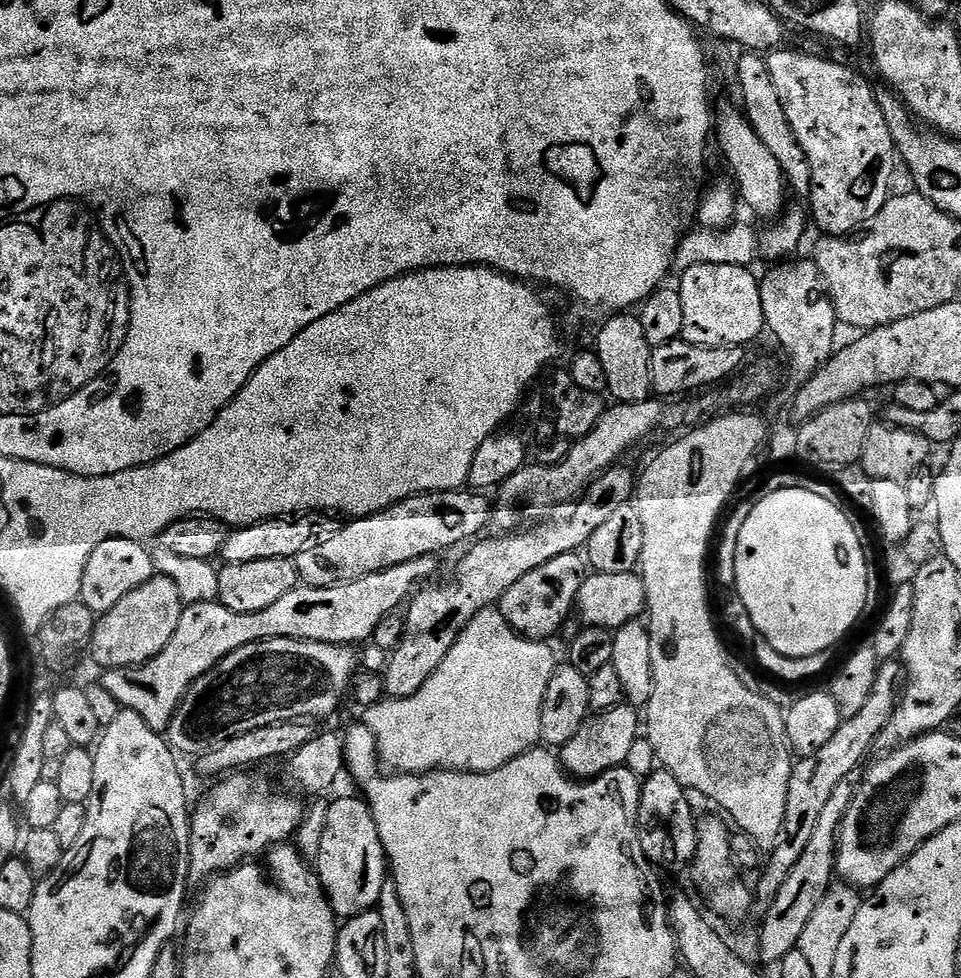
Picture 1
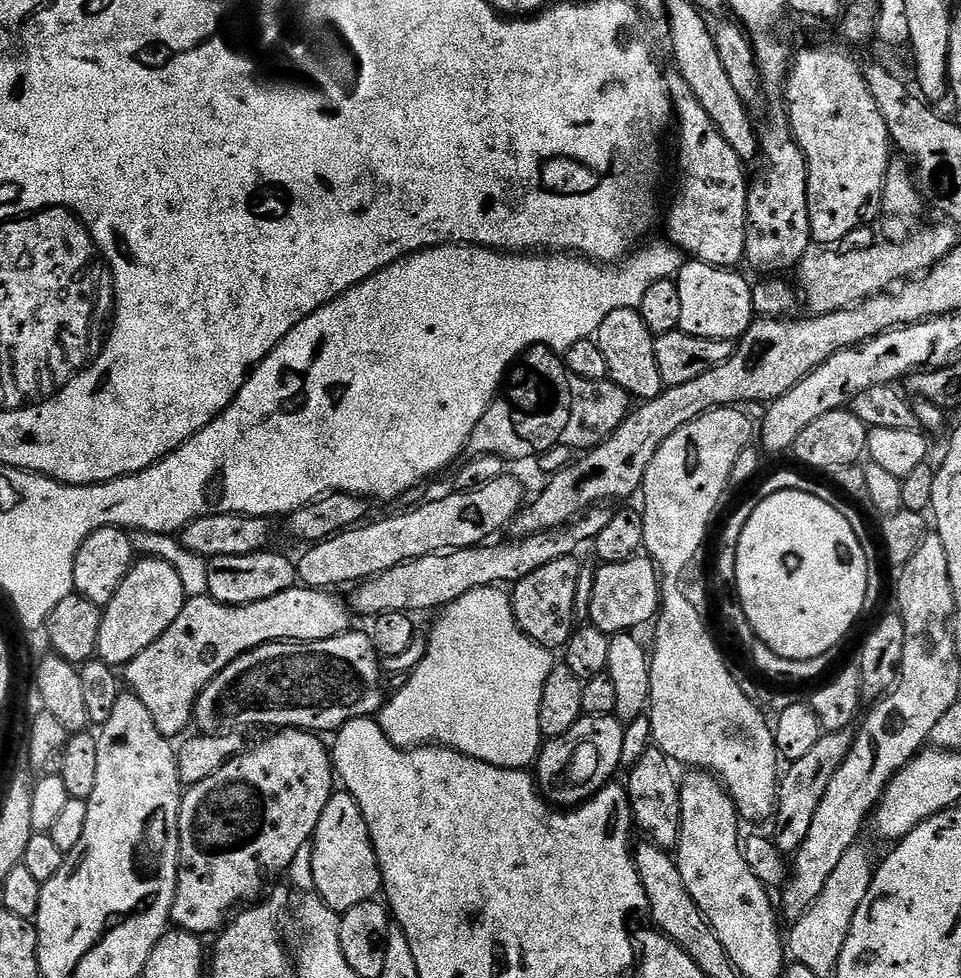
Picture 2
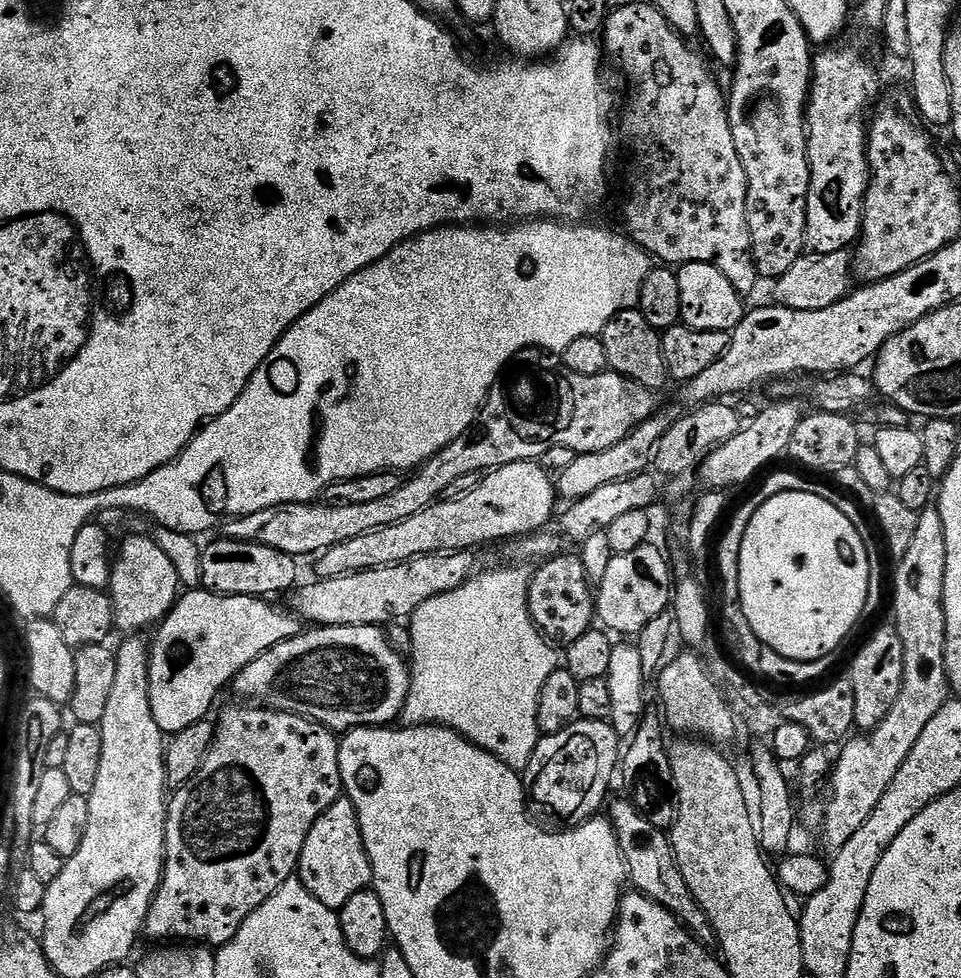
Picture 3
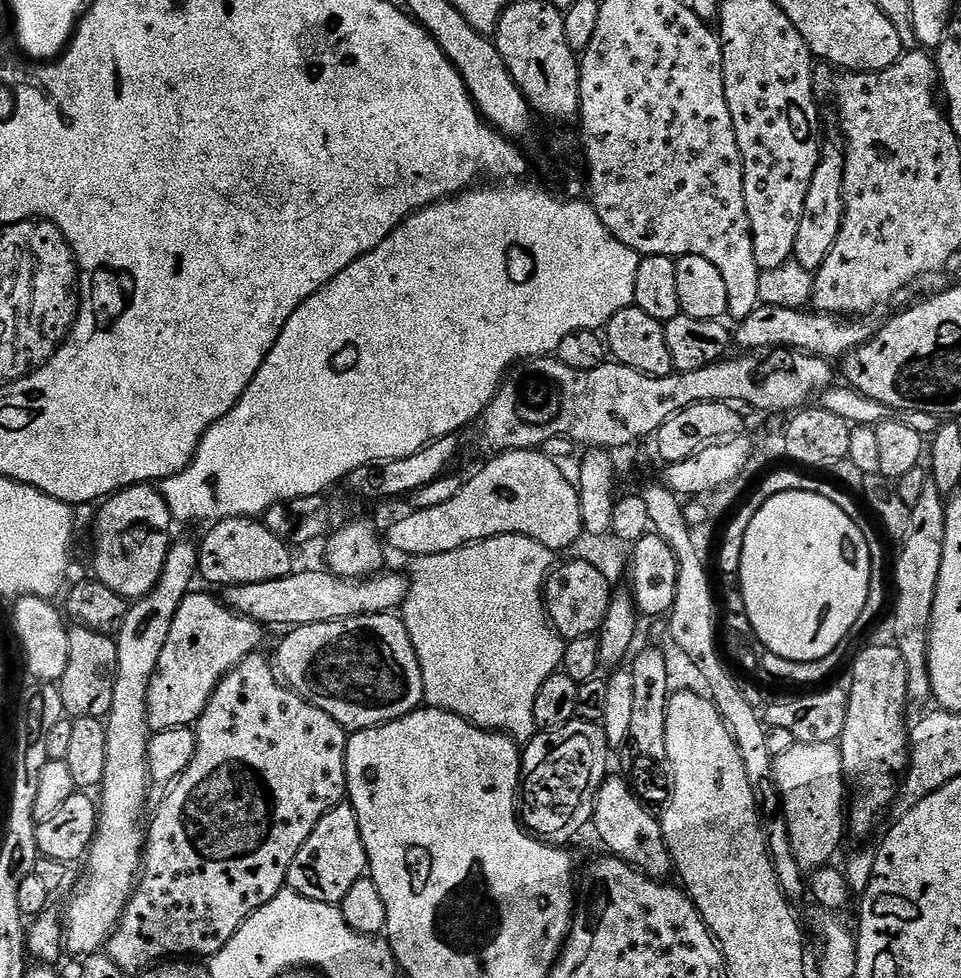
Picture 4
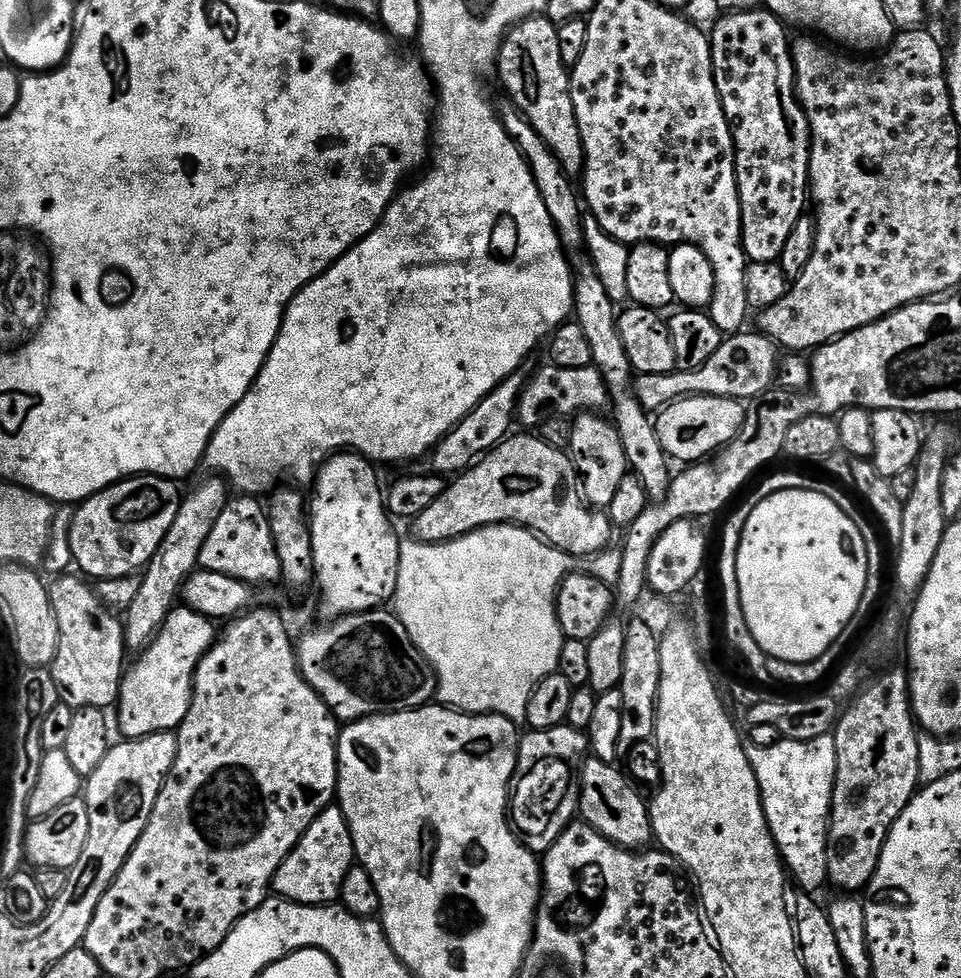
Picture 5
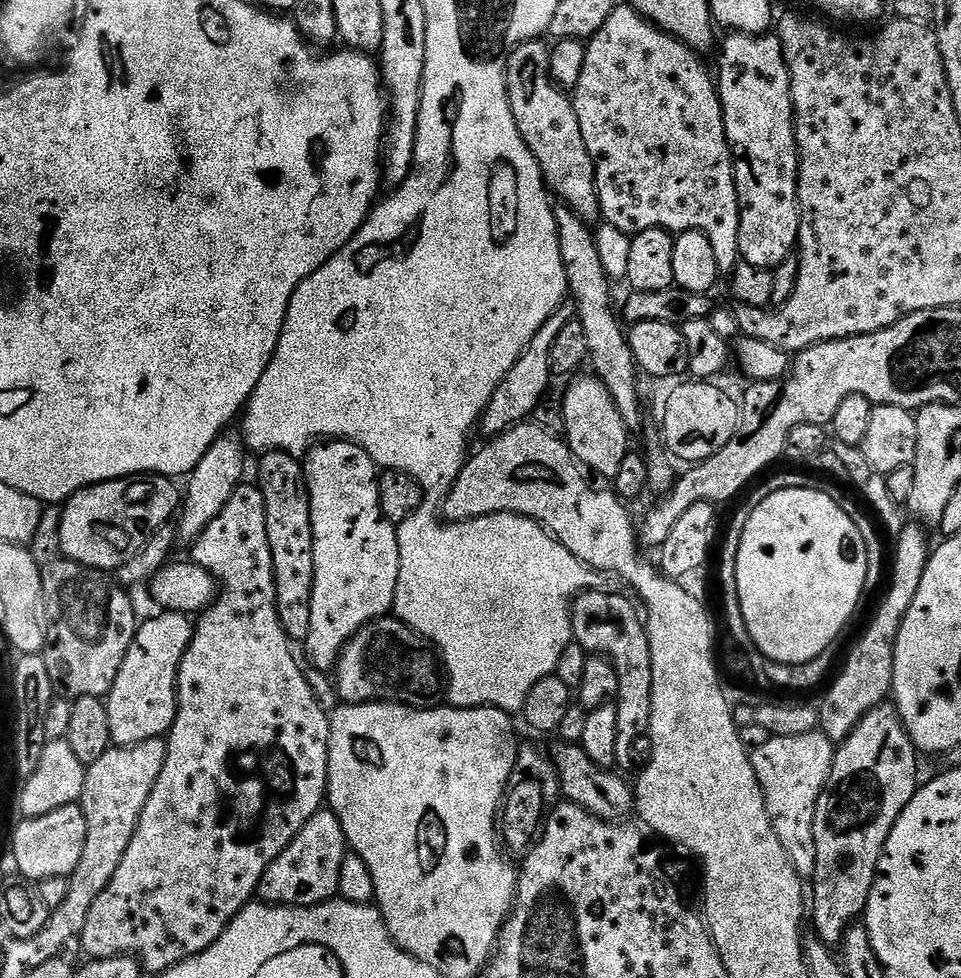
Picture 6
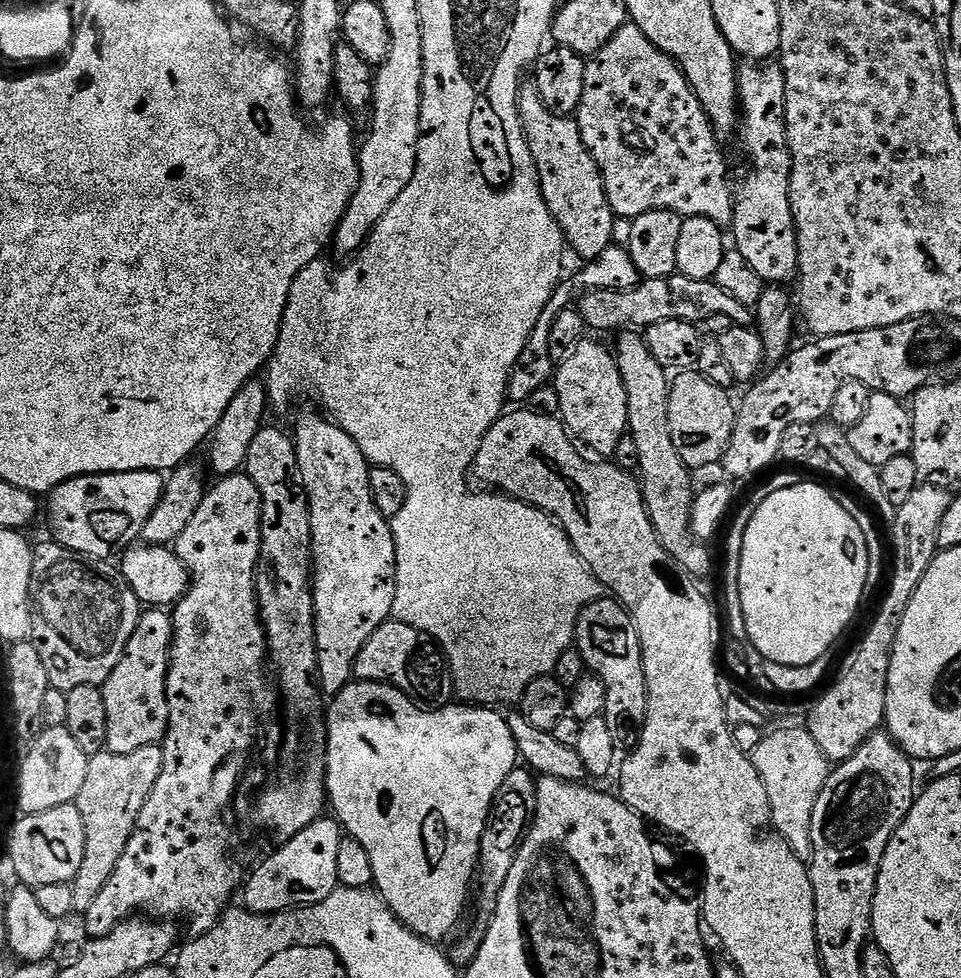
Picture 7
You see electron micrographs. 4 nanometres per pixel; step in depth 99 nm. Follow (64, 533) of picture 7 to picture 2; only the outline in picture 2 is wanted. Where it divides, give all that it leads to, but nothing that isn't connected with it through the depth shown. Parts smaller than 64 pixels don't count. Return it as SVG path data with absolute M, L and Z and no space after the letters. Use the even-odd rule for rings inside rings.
M137 559L126 574L122 586L114 590L114 598L110 598L103 609L96 656L103 664L126 666L138 658L138 654L142 654L150 642L158 642L158 638L170 630L174 618L182 614L185 599L182 578L174 566L158 559Z

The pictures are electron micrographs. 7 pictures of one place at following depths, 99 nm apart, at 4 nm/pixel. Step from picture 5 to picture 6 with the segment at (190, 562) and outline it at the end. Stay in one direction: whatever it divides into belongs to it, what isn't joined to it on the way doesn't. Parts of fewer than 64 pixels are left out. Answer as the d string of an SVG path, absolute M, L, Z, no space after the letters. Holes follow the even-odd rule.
M229 434L221 435L206 454L202 454L202 462L194 466L194 470L187 477L188 489L182 492L182 503L178 509L178 536L181 541L194 542L202 535L206 526L222 512L222 506L230 500L234 490L239 488L244 476L245 447L239 439ZM244 476L244 477L243 477Z

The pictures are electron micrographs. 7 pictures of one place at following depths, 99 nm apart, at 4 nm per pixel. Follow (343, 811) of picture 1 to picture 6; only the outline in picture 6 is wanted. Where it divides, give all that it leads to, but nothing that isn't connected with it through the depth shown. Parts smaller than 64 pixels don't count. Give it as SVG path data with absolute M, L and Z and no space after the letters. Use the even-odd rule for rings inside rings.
M321 810L302 826L302 830L270 862L266 874L262 874L258 896L263 903L277 906L309 908L311 904L323 904L338 893L338 874L342 870L342 858L346 851L344 831L331 810Z

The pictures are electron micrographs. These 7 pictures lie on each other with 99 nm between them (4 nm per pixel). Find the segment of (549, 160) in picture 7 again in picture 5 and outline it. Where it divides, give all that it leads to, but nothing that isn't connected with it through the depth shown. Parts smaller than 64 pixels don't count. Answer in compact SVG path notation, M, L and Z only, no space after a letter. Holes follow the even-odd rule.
M547 15L532 16L517 24L500 46L498 76L508 91L507 99L538 130L542 142L558 158L562 170L576 178L583 173L584 147L578 130L578 118L574 114L572 78L570 69L562 62L562 50L558 46L558 27Z

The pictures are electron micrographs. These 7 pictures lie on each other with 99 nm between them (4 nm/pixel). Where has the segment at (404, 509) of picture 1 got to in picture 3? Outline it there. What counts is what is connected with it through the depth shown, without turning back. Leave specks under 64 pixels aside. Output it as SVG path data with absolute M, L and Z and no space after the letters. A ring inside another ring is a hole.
M523 460L493 468L481 479L477 488L459 496L457 500L441 499L422 514L414 514L414 518L398 522L398 526L386 526L382 530L350 538L350 542L327 548L315 561L315 575L320 578L345 576L351 572L365 572L367 568L400 564L416 556L476 550L479 544L488 544L491 540L507 542L517 536L528 536L549 524L557 511L556 500L557 485L539 463Z

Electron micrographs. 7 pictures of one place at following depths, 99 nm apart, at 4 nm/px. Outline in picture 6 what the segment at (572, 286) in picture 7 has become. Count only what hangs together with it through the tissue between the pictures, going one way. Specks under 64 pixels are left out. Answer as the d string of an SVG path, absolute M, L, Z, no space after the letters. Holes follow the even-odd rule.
M561 306L554 314L550 314L550 318L546 318L542 330L538 330L534 338L530 338L530 346L526 346L522 358L514 362L510 374L502 378L498 390L494 390L490 402L484 407L484 415L480 418L478 428L479 431L485 432L485 437L501 436L503 432L509 432L516 425L525 423L531 417L532 411L549 395L548 383L553 383L554 380L550 366L550 350L554 350L554 342L558 333L565 328L566 322L575 319L575 307Z

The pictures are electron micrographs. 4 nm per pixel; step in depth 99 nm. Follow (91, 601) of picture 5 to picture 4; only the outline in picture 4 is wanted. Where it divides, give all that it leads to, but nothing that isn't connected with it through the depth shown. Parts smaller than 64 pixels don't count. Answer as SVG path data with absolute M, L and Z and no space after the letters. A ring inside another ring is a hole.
M85 631L83 635L84 640L69 639L66 674L62 674L58 681L64 716L72 720L78 718L104 720L110 710L110 702L114 702L114 682L118 674L116 641L89 631Z

